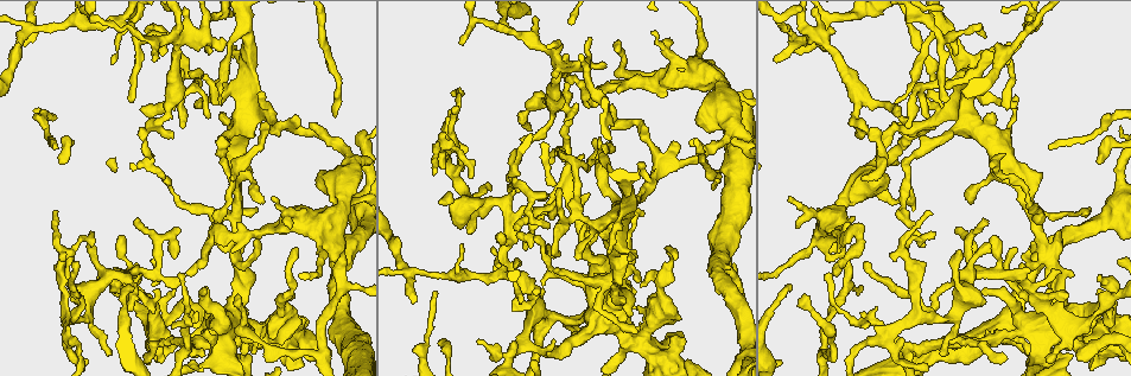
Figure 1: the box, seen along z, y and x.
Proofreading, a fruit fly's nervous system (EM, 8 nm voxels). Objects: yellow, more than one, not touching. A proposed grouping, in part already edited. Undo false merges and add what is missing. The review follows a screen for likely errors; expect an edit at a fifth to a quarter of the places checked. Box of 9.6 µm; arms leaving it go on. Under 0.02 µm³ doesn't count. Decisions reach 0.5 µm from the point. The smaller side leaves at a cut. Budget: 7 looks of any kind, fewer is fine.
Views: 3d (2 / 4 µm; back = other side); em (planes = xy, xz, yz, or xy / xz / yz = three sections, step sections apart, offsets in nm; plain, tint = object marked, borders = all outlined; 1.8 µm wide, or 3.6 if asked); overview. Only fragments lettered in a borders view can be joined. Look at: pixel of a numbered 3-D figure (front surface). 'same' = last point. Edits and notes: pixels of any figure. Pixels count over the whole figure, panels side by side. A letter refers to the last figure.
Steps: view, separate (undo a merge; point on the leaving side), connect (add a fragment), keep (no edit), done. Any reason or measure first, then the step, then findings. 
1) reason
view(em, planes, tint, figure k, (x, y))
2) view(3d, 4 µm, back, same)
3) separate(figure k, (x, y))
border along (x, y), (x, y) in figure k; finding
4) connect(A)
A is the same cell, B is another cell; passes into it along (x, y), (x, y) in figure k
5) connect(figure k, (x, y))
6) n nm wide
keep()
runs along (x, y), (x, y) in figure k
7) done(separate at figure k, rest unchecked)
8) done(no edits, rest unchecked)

arms run side by side
view(3d, 4 µm, figure 1, (714, 74))

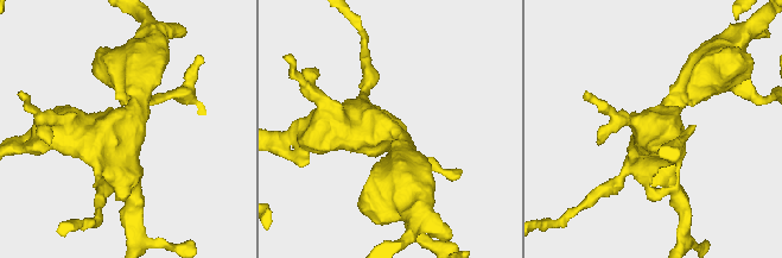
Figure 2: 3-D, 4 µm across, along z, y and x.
view(em, 3.6 µm, yz, step 4, borders, figure 2, (126, 125))

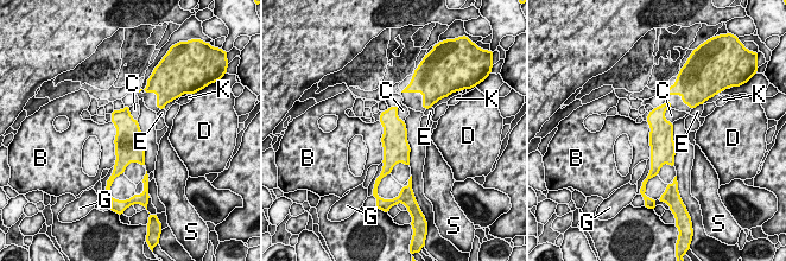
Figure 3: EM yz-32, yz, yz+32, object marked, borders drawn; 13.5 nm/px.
keep()
B, C, D, E, G, K and S are other cells; border along (111, 121), (115, 127), (114, 165) in figure 3; one cell here

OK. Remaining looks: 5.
free end
view(em, planes, borders, figure 1, (953, 55))

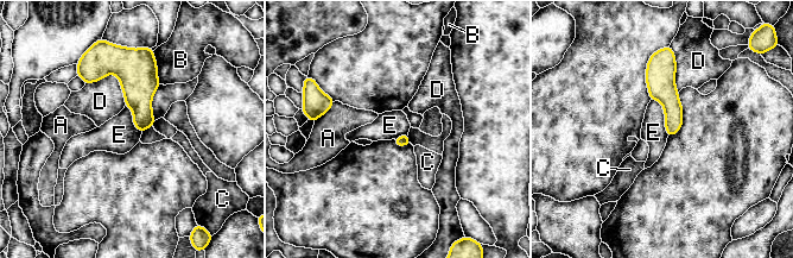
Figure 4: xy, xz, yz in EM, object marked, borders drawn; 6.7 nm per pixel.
keep()
A, B, C, D and E are other cells; border along (651, 99), (661, 105), (668, 134) in figure 4; no lettered fragment goes on from it

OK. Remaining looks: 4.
looks like a crossing
view(em, planes, plain, figure 1, (1027, 27))

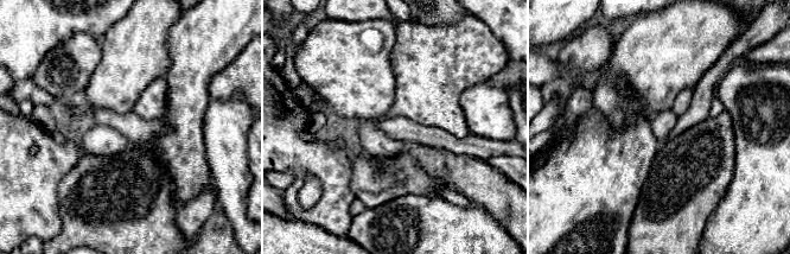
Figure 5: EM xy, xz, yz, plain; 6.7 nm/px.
view(em, planes, tint, same)

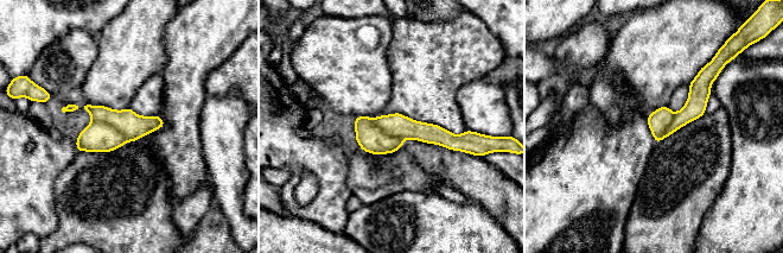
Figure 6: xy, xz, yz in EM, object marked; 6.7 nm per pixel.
what lies round it
view(em, planes, borders, same)

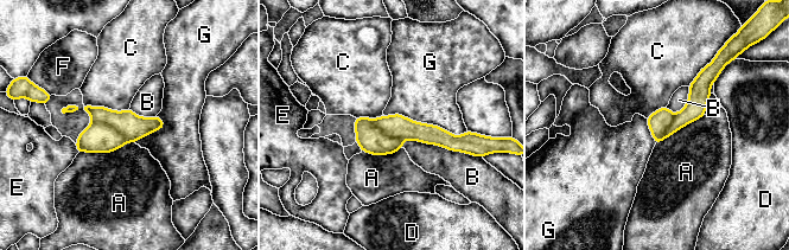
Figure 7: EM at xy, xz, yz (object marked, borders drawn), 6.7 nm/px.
G touches over 600 nm
separate(figure 7, (97, 138))
A, B, C, D, E, F and G are other cells; border along (93, 120), (113, 126), (128, 141) in figure 7; two cells meet here

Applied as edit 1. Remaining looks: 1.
done(separate at figure 7, rest unchecked)

